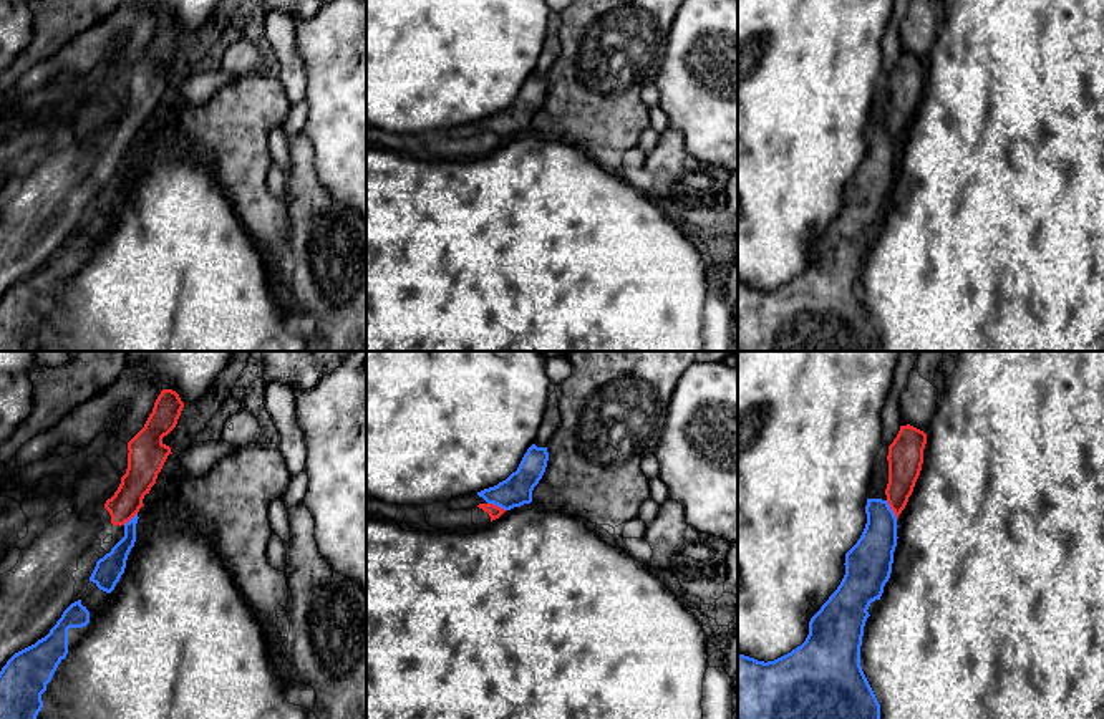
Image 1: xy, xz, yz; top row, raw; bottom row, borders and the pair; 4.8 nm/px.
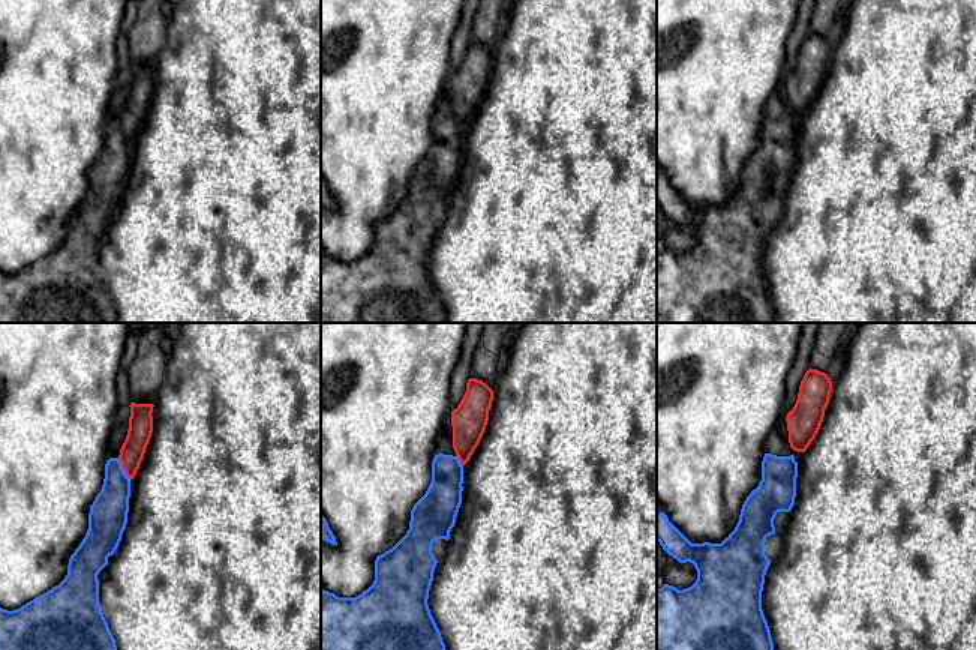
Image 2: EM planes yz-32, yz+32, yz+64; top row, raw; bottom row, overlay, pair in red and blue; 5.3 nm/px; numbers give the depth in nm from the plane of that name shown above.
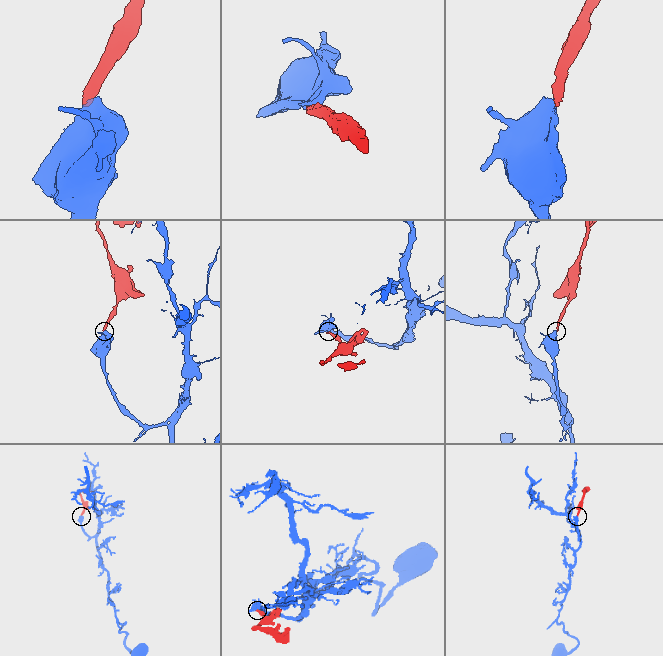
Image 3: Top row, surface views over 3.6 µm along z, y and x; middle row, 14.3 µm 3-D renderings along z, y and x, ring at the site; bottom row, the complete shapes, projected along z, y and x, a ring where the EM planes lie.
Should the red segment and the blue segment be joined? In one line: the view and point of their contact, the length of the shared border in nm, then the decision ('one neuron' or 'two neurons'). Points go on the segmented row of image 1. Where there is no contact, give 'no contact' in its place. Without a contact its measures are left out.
contact xz (496, 506); length 100 nm; two neurons

